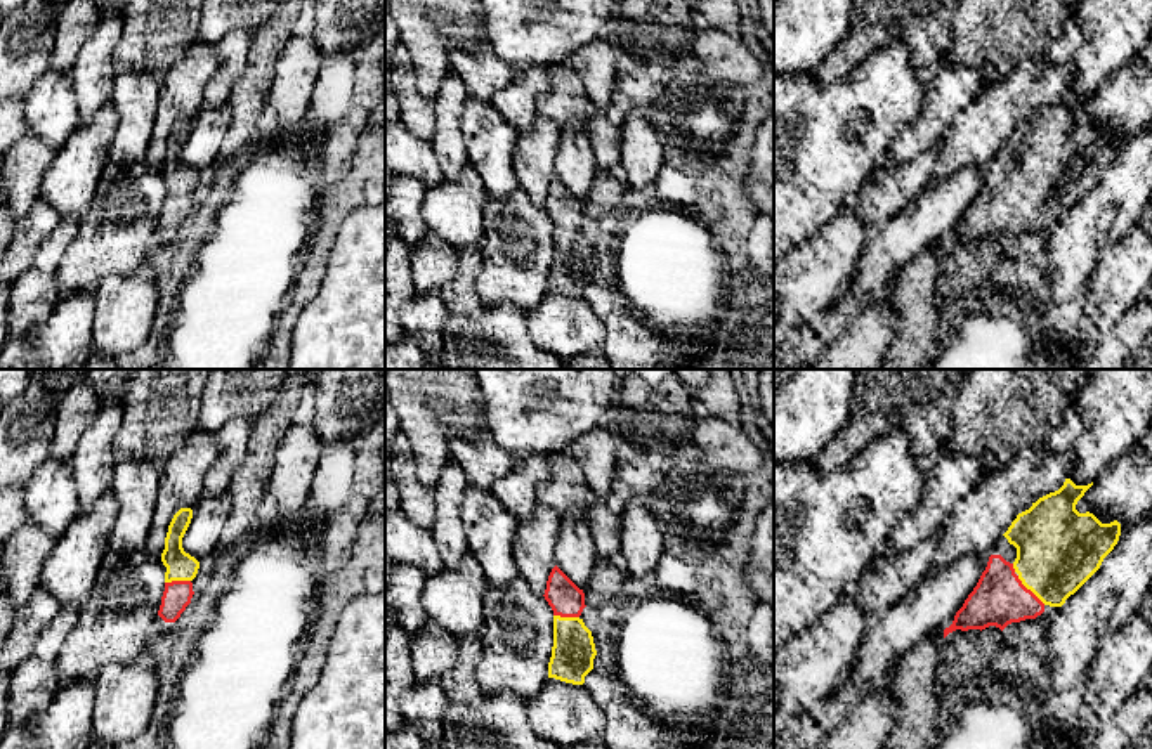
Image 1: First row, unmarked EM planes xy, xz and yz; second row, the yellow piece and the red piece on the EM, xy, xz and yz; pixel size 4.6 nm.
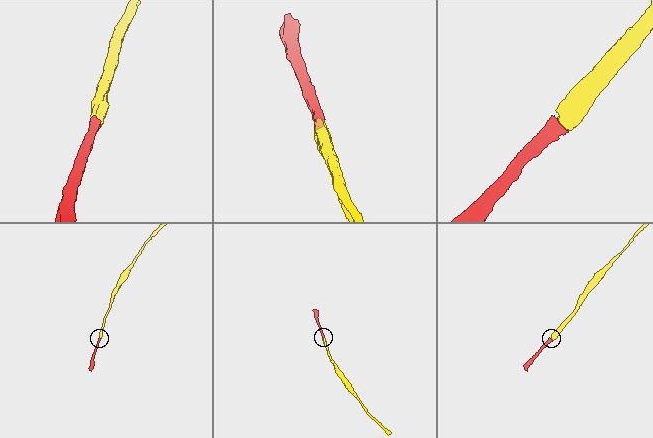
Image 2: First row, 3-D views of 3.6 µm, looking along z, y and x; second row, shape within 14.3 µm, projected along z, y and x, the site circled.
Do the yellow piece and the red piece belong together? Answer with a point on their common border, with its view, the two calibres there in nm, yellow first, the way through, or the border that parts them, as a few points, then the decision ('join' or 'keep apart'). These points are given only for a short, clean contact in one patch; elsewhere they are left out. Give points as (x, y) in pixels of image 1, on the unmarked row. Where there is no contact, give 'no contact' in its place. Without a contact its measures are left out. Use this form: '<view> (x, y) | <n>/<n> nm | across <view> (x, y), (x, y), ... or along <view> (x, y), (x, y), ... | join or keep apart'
yz (1031, 201) | 380/260 nm | across yz (1059, 160), (1050, 182), (1031, 201), (1024, 208), (1000, 210) | join

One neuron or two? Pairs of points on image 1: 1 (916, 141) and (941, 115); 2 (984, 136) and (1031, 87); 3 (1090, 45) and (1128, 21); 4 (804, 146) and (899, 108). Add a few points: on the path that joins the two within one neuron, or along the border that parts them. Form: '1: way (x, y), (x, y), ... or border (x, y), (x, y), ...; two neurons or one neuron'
1: way (922, 134), (934, 122); one neuron
2: way (994, 123), (1019, 99); one neuron
3: way (1099, 39), (1119, 21); one neuron
4: way (828, 137), (849, 125), (875, 123); one neuron

